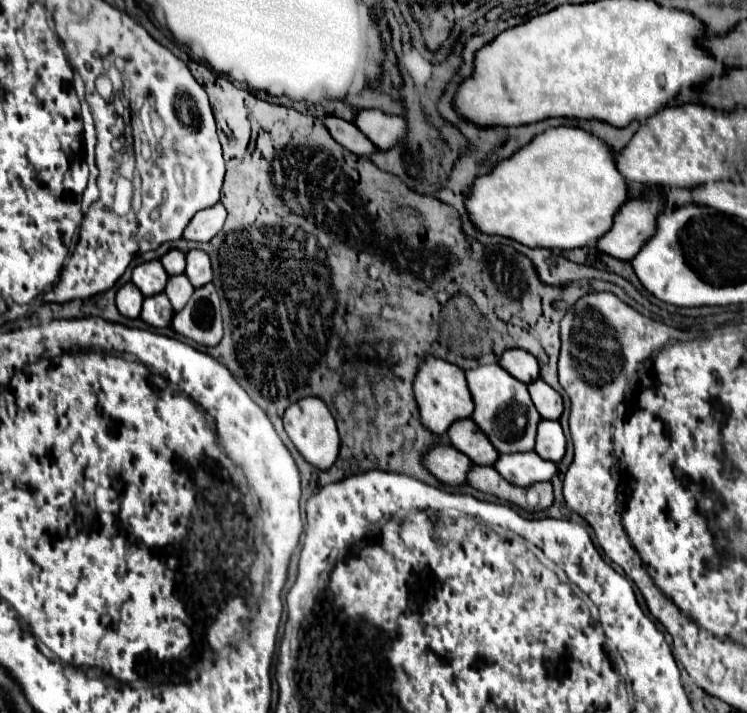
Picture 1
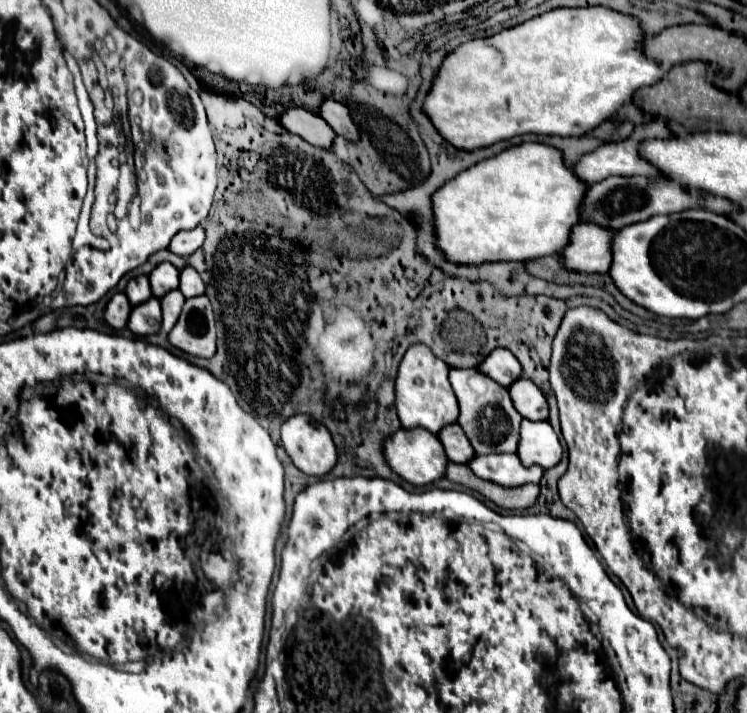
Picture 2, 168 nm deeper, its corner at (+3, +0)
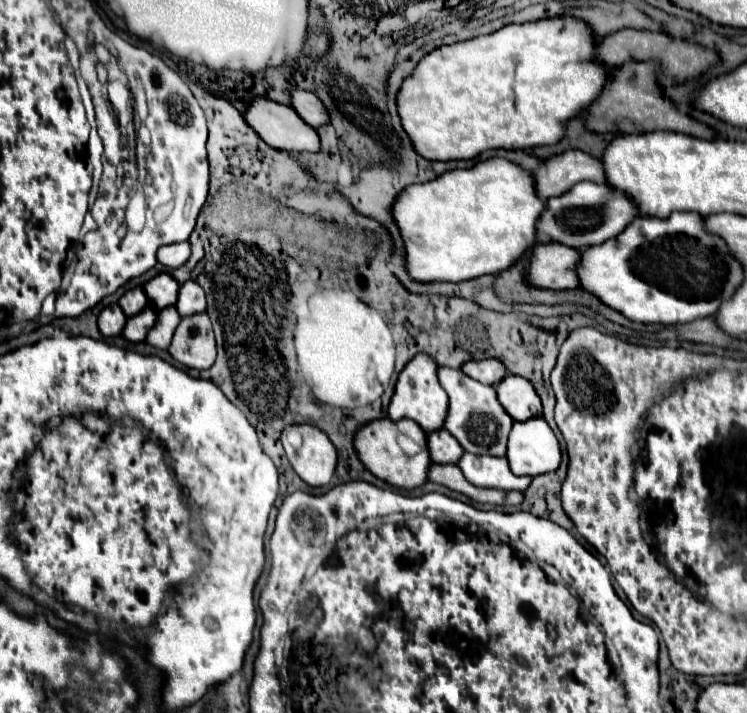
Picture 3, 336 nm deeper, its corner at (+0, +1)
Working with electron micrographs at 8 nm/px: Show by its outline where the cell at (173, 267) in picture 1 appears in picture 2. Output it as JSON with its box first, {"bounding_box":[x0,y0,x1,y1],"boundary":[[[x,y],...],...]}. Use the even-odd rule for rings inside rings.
{"bounding_box":[149,263,179,299],"boundary":[[[161,263],[149,275],[149,283],[151,283],[153,297],[161,299],[165,293],[179,287],[179,271],[171,263]]]}

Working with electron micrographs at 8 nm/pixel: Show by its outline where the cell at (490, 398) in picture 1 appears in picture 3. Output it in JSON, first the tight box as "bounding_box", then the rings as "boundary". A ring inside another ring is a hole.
{"bounding_box":[438,368,514,456],"boundary":[[[440,368],[438,380],[450,396],[450,408],[448,408],[444,428],[460,442],[460,446],[472,454],[506,456],[508,436],[510,436],[514,420],[508,416],[508,412],[504,412],[504,408],[500,408],[494,386],[486,386],[486,384],[480,384],[478,380],[472,380],[460,368],[458,370]]]}

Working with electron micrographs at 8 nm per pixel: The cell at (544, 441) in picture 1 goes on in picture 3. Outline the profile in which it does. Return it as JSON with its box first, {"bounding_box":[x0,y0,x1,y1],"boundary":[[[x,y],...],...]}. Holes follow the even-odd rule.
{"bounding_box":[506,418,562,476],"boundary":[[[544,418],[514,422],[506,458],[516,476],[540,476],[560,466],[562,452],[556,434]]]}

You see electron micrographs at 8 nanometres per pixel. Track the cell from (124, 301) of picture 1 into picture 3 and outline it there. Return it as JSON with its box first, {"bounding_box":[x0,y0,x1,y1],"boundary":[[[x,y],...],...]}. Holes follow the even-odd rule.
{"bounding_box":[98,304,126,336],"boundary":[[[110,304],[100,312],[98,328],[104,336],[118,336],[126,324],[126,314],[118,304]]]}

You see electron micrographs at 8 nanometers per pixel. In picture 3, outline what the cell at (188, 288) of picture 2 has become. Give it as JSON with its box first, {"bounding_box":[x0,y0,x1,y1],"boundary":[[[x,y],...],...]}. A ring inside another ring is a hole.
{"bounding_box":[176,280,206,316],"boundary":[[[188,280],[180,286],[178,292],[178,302],[176,308],[180,312],[180,316],[190,316],[190,314],[198,314],[206,310],[206,296],[204,290],[200,288],[200,284]]]}

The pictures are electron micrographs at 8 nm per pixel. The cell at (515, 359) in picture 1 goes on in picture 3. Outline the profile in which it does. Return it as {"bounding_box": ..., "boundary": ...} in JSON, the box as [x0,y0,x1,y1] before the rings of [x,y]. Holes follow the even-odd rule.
{"bounding_box":[462,358,508,386],"boundary":[[[486,358],[486,360],[480,360],[480,362],[470,360],[470,362],[466,362],[462,366],[462,370],[470,378],[474,378],[474,380],[478,380],[482,384],[490,384],[490,386],[500,384],[500,380],[504,380],[504,376],[508,374],[506,366],[500,364],[500,360],[492,360],[492,358]]]}

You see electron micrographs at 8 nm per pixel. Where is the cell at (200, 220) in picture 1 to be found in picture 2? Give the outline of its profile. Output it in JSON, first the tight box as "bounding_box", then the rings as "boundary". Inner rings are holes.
{"bounding_box":[169,225,205,257],"boundary":[[[199,225],[197,229],[177,233],[169,243],[169,251],[181,257],[189,257],[203,245],[203,241],[205,241],[205,229]]]}

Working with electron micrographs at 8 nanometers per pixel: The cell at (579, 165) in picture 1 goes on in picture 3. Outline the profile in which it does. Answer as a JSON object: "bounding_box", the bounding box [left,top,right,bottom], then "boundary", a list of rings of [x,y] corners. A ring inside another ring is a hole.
{"bounding_box":[394,158,546,282],"boundary":[[[490,158],[466,170],[450,170],[426,184],[406,188],[394,206],[394,218],[406,244],[408,272],[414,280],[462,282],[484,274],[500,274],[528,254],[536,242],[536,220],[546,200],[534,192],[534,174],[506,158]]]}

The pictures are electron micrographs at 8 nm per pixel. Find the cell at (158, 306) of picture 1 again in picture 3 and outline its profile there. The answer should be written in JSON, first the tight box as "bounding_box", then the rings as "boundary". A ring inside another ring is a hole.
{"bounding_box":[122,306,156,342],"boundary":[[[146,306],[144,312],[128,318],[122,336],[126,340],[130,340],[130,342],[142,342],[146,338],[148,330],[154,326],[154,322],[156,322],[156,310],[150,308],[150,306]]]}

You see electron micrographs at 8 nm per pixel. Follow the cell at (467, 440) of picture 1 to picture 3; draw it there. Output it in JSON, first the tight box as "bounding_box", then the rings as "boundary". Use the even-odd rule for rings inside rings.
{"bounding_box":[428,428,464,464],"boundary":[[[440,428],[428,434],[428,448],[430,448],[432,462],[438,462],[438,464],[452,464],[448,462],[448,458],[460,458],[464,454],[458,440],[450,436],[446,428]]]}

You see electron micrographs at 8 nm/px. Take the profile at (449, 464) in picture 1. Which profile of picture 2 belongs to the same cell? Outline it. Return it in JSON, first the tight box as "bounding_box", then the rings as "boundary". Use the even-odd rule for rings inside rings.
{"bounding_box":[383,429,449,487],"boundary":[[[399,429],[385,437],[383,443],[383,455],[387,465],[407,483],[415,487],[423,487],[427,483],[433,483],[445,475],[445,465],[449,459],[445,457],[445,451],[441,449],[441,441],[437,441],[437,435],[429,433],[427,429]]]}

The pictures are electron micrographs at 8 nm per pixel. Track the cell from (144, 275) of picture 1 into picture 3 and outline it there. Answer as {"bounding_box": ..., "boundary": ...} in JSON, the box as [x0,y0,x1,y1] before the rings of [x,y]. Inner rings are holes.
{"bounding_box":[118,286,148,316],"boundary":[[[136,286],[136,288],[128,290],[128,292],[120,298],[118,304],[122,306],[122,310],[124,310],[126,316],[134,316],[134,314],[138,314],[138,312],[142,312],[142,310],[146,308],[148,298],[146,298],[146,294],[142,292],[142,288]]]}

